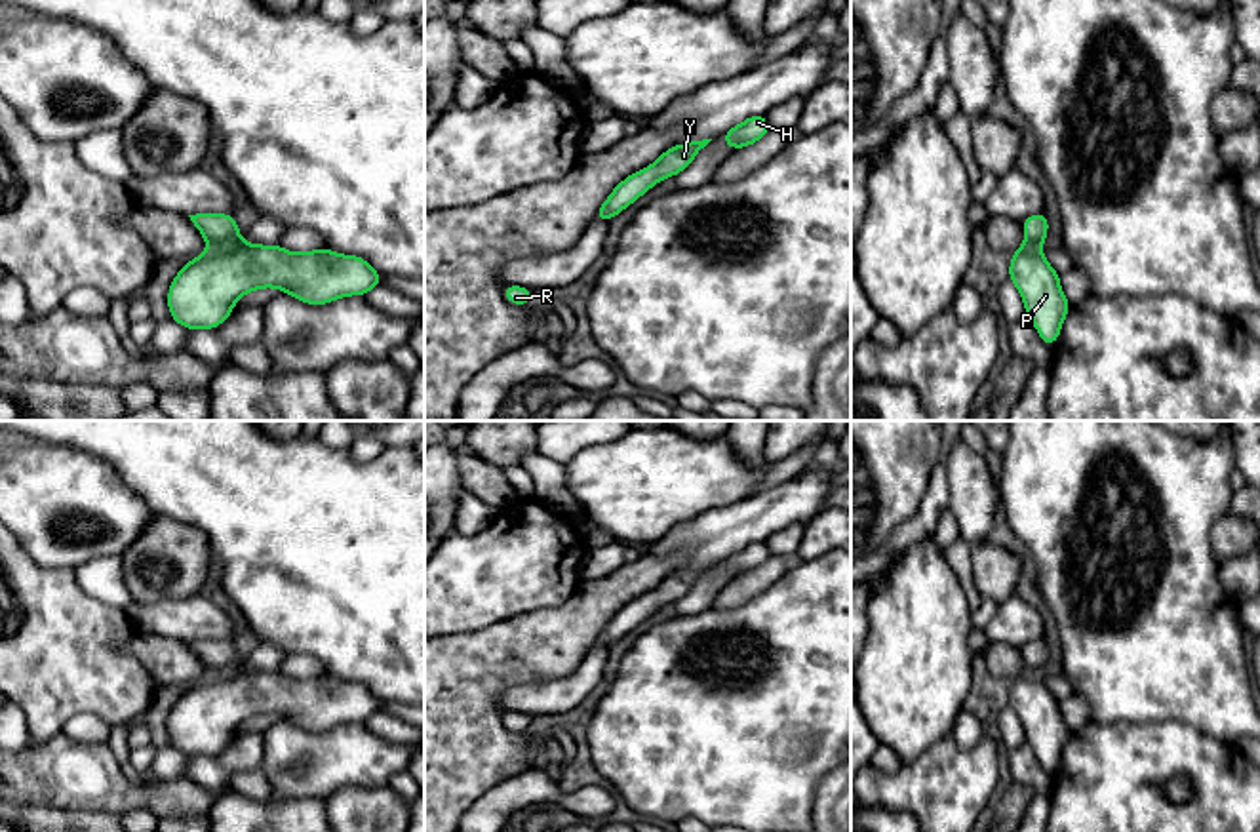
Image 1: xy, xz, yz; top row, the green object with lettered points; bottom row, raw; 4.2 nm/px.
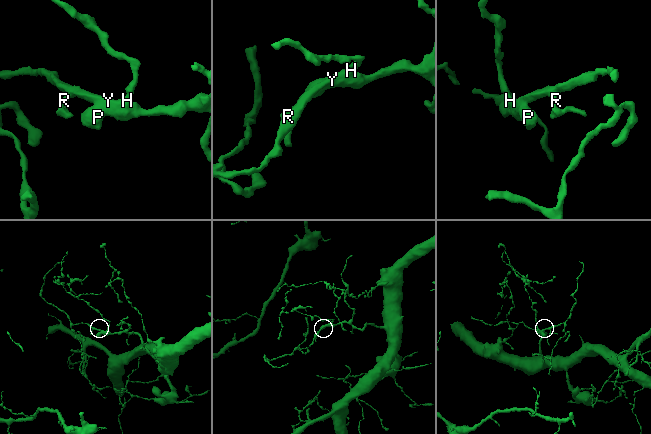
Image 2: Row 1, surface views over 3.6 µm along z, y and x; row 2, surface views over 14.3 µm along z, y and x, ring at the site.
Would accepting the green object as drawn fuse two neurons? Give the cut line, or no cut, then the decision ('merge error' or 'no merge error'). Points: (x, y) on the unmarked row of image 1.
cut none; no merge error

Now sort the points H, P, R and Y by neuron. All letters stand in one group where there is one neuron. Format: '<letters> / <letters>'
H P R Y

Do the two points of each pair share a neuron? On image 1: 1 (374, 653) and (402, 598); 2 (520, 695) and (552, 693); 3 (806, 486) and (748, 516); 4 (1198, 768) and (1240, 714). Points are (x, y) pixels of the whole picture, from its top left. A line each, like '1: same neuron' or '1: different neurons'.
1: same neuron
2: same neuron
3: same neuron
4: different neurons

